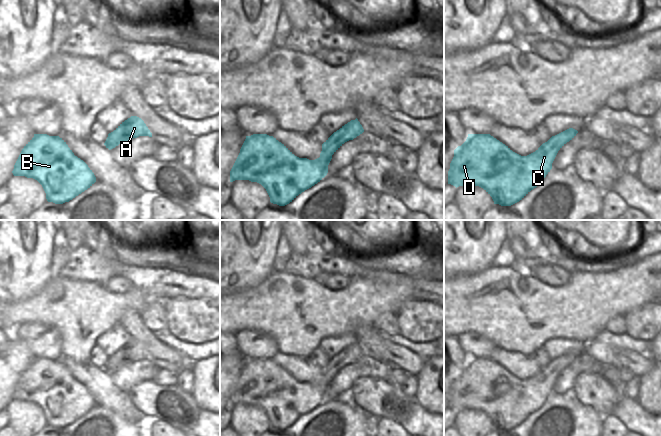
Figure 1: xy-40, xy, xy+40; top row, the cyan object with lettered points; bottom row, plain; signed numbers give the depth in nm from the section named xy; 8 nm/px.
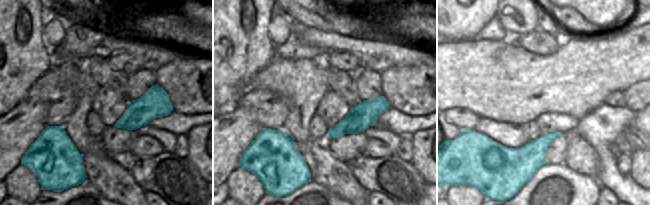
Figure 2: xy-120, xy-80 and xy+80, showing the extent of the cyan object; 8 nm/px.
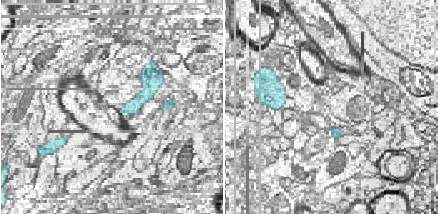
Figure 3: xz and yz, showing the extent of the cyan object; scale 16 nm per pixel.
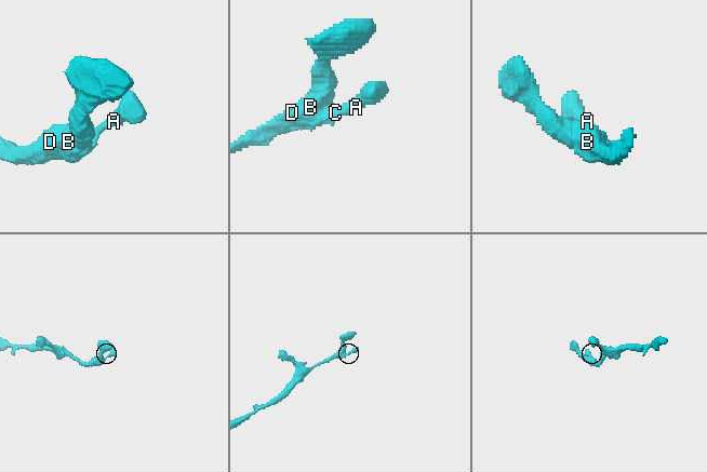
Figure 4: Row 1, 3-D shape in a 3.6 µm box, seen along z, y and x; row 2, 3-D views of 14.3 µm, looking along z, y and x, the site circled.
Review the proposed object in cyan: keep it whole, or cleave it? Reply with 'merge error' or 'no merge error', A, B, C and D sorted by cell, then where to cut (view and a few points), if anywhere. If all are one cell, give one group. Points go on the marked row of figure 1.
no merge error; groups A B C D; cut none

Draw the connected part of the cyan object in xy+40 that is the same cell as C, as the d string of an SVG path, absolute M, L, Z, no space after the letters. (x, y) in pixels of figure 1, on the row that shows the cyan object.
M569 128L543 143L535 152L521 156L490 134L468 134L466 141L454 150L448 171L448 184L455 186L479 186L493 199L494 204L511 206L522 200L531 190L539 186L552 169L558 151L577 130Z

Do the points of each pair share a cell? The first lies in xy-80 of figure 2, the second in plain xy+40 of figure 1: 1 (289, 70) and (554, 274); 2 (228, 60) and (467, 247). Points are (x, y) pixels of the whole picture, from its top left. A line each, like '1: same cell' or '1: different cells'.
1: different cells
2: same cell

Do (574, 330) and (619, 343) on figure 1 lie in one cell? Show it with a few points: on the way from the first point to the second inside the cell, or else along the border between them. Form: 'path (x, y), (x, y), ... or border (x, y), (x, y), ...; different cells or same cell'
border (604, 328), (586, 344); different cells

